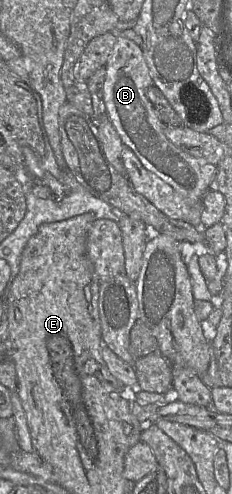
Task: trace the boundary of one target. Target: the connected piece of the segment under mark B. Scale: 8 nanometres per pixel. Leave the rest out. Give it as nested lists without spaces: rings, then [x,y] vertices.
[[[119,35],[107,61],[106,78],[101,92],[103,110],[123,144],[130,148],[145,169],[156,174],[176,192],[189,199],[202,199],[209,191],[216,165],[197,159],[175,146],[165,135],[165,124],[159,119],[146,90],[153,85],[141,46]]]

